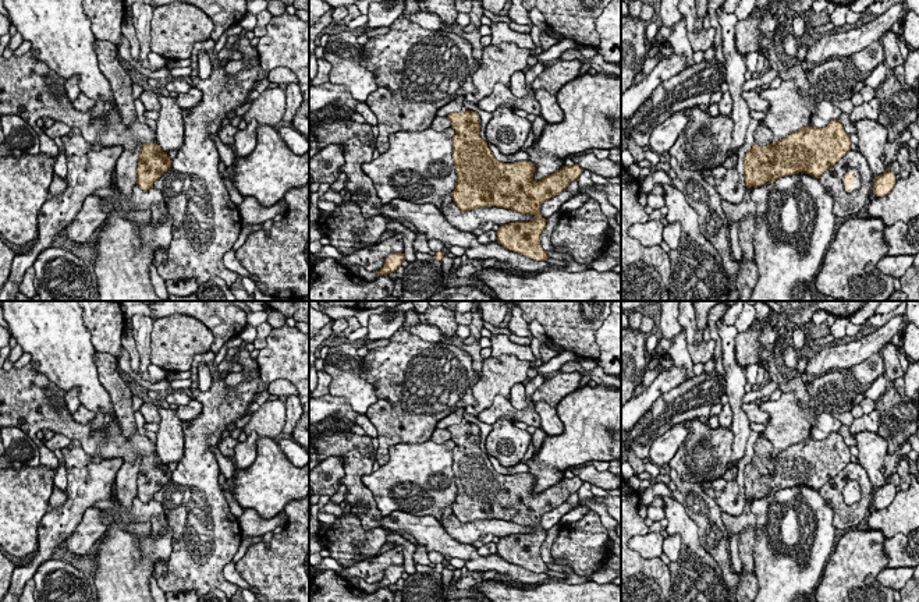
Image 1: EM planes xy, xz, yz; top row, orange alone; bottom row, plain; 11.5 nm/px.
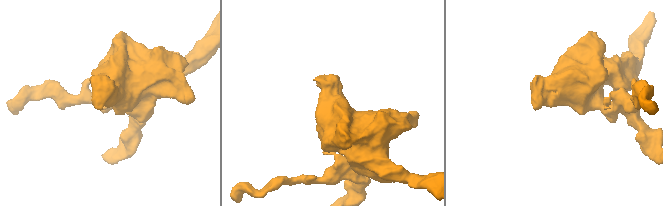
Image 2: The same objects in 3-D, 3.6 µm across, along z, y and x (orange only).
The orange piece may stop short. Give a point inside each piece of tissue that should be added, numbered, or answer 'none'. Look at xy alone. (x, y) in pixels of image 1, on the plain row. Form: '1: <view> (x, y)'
1: xy (28, 400)

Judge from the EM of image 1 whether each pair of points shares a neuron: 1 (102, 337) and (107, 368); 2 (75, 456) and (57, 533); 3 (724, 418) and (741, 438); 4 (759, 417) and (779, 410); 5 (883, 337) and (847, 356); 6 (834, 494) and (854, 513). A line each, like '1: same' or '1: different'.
1: different
2: same
3: different
4: different
5: same
6: same

